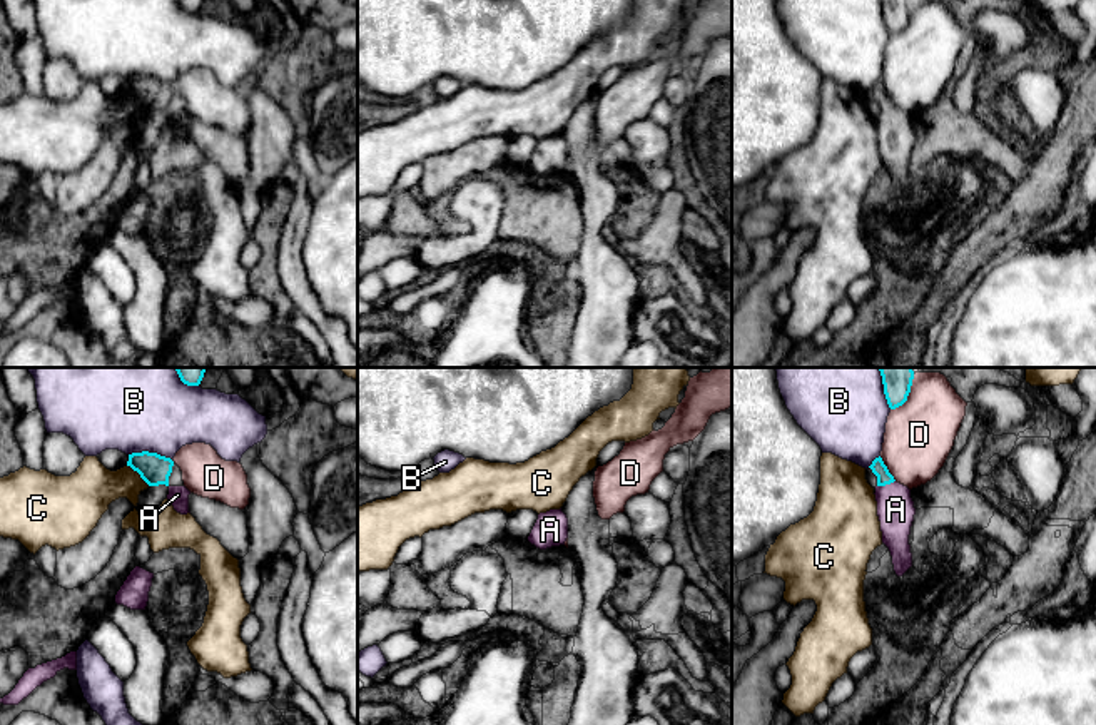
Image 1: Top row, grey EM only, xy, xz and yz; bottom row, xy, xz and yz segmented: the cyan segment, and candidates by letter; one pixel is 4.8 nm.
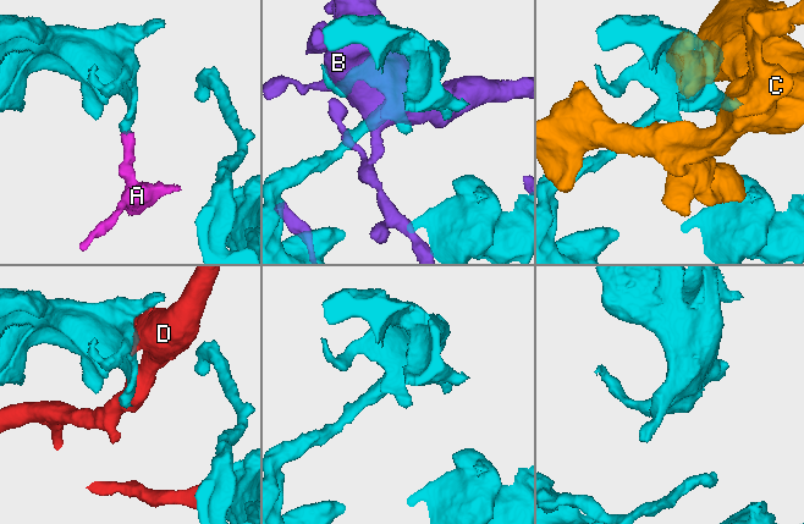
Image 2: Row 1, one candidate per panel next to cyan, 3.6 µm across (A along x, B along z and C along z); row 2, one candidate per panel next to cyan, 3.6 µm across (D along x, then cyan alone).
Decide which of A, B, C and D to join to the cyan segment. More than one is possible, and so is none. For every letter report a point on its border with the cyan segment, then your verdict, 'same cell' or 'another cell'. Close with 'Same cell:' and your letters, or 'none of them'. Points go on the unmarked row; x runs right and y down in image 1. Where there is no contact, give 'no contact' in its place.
A: contact yz (886, 109); same cell
B: contact xy (151, 79); another cell
C: contact xy (139, 99); another cell
D: contact yz (886, 94); another cell
Same cell: A

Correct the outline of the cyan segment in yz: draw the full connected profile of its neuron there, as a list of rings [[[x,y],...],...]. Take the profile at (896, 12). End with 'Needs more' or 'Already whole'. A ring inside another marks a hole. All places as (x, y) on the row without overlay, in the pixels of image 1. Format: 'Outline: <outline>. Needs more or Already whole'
Outline: [[[880,0],[890,35],[902,32],[911,18],[914,0]]]. Already whole

